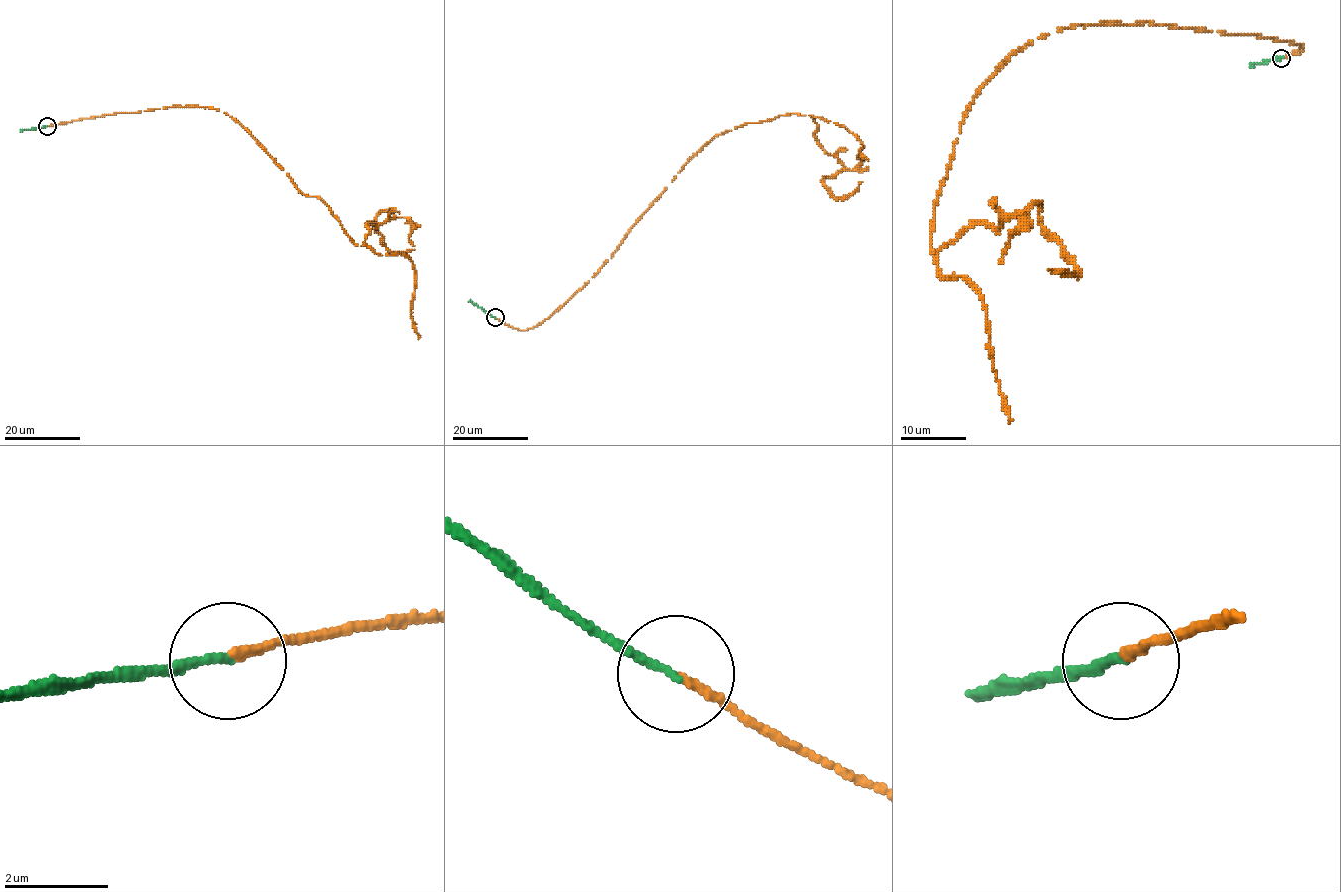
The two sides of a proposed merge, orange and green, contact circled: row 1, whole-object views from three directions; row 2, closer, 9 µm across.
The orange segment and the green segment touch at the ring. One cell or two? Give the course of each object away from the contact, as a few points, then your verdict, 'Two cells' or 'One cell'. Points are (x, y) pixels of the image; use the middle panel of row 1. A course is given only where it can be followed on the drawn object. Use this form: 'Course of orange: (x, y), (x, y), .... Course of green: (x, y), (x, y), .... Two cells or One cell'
Course of orange: (495, 317), (537, 326), (705, 144), (747, 123), (811, 115), (843, 165), (823, 177), (829, 192), (862, 181). Course of green: (495, 317), (469, 301). One cell

